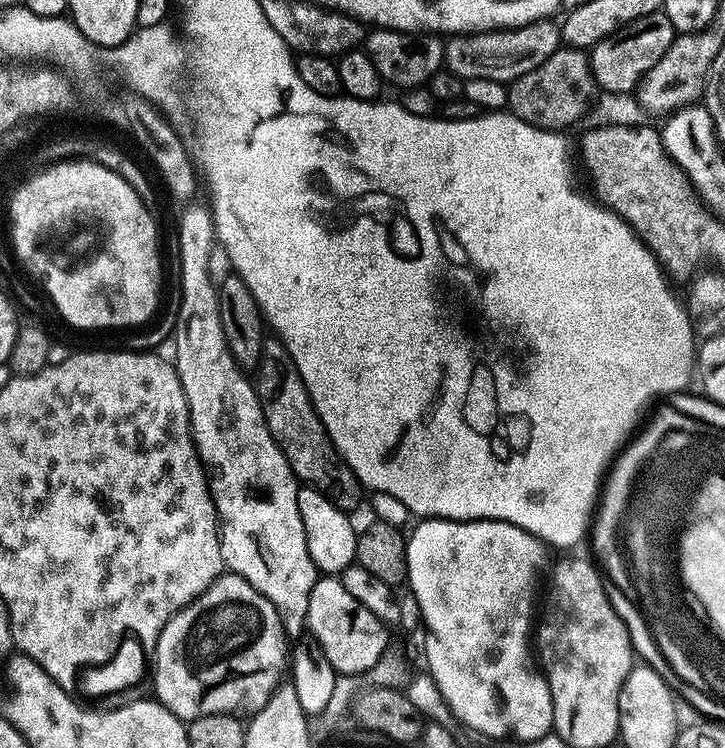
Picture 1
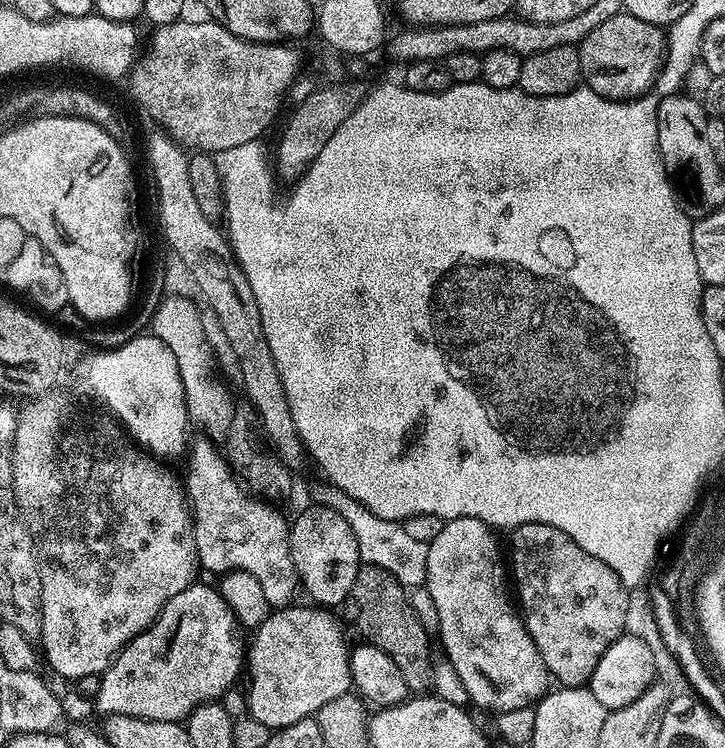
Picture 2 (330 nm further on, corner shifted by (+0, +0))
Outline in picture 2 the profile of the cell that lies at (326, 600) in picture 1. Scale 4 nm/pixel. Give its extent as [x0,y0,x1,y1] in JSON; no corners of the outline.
[246,606,352,730]

